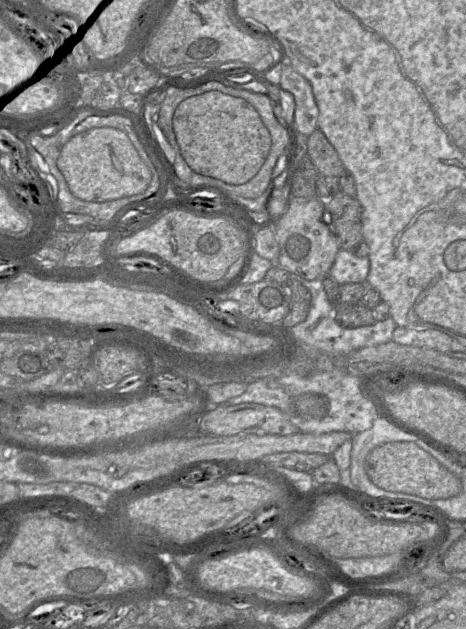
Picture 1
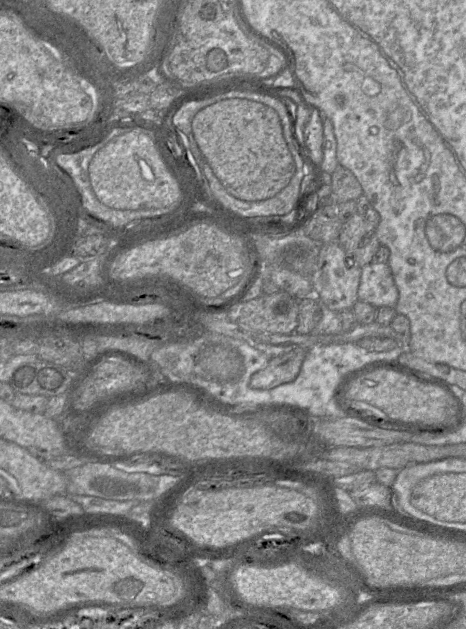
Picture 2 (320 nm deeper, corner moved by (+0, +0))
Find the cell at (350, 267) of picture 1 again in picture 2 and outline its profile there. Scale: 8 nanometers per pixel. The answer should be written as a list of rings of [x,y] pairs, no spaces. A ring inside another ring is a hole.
[[[370,263],[361,268],[358,300],[375,308],[395,307],[398,289],[388,263]]]

